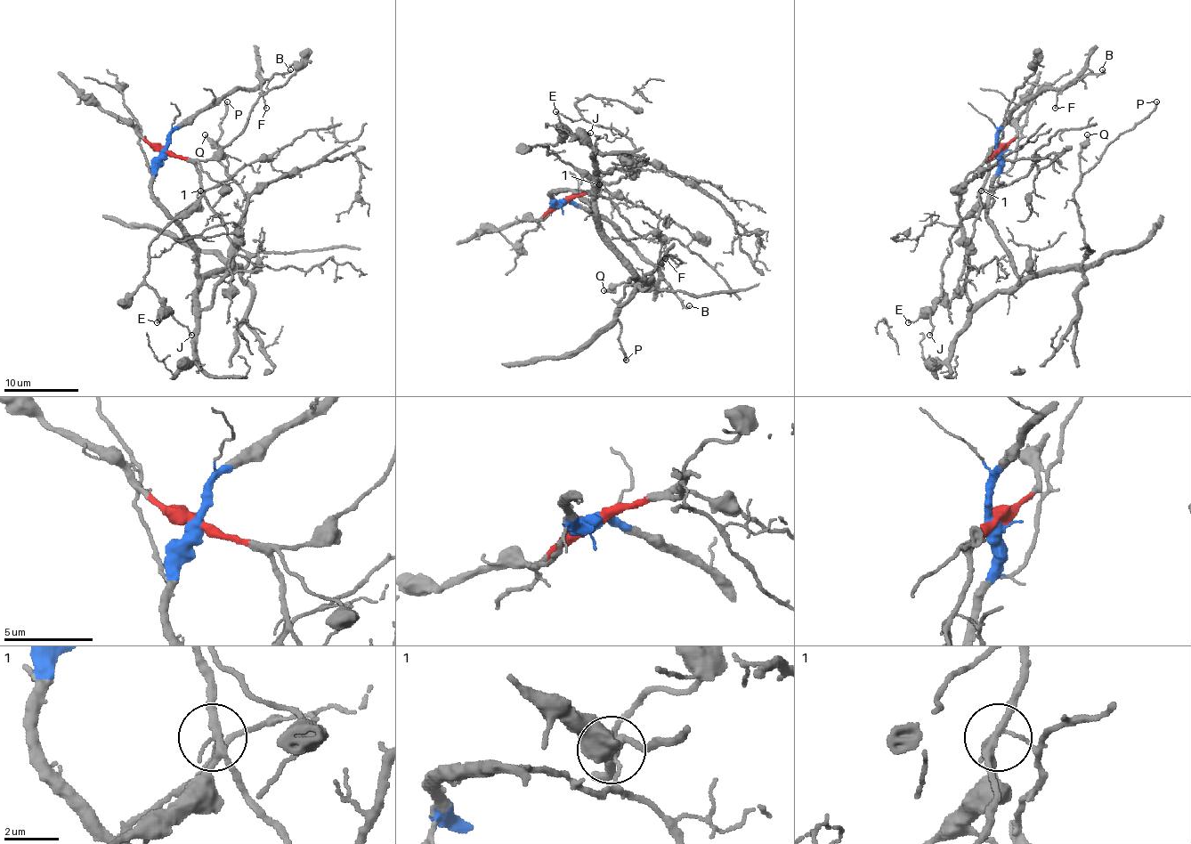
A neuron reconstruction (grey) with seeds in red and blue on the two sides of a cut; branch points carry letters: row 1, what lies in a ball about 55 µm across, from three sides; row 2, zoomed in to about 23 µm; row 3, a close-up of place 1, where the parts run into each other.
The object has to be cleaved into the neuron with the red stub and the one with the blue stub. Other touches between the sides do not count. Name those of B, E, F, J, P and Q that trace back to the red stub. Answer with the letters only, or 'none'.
E, J

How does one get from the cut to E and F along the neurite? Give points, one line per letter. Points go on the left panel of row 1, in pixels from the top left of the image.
E: (164, 150), (186, 157), (195, 166), (201, 196), (149, 248), (145, 281), (160, 302), (160, 320), (156, 322)
F: (164, 150), (167, 138), (177, 129), (239, 90), (259, 87), (266, 109)

